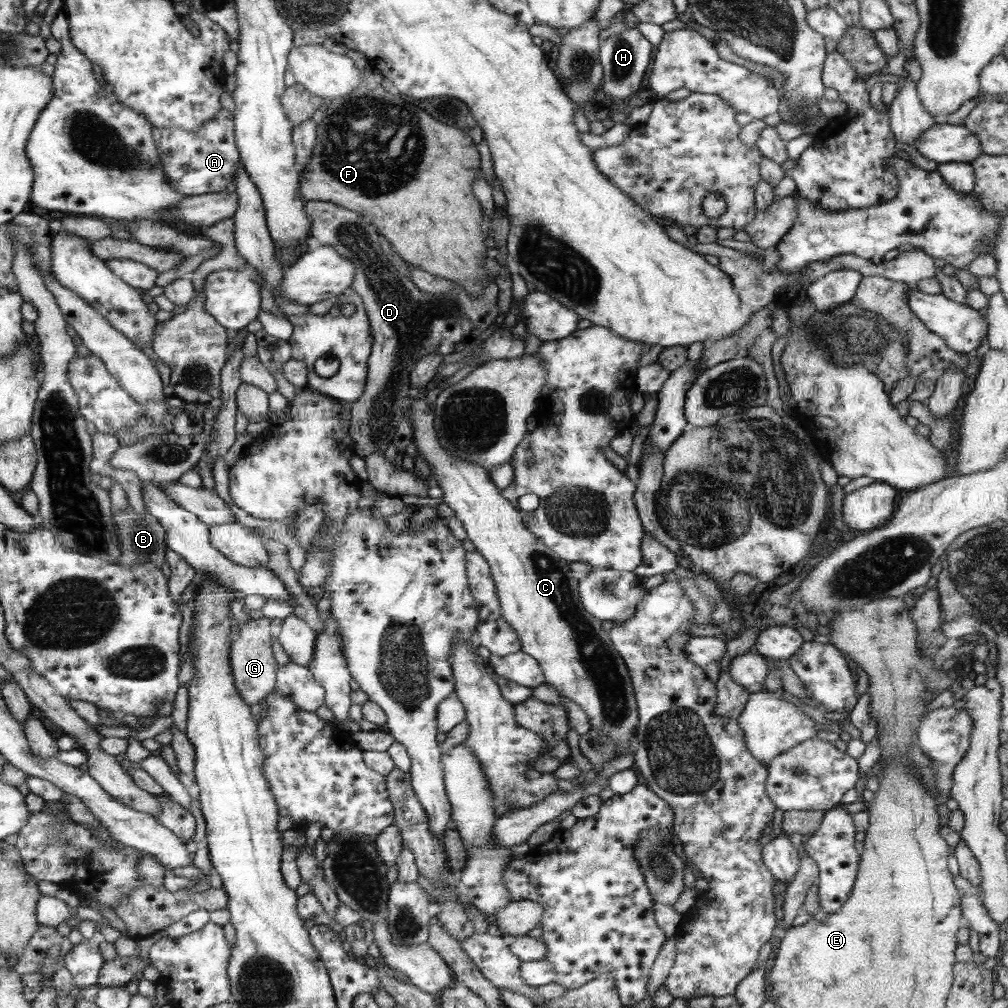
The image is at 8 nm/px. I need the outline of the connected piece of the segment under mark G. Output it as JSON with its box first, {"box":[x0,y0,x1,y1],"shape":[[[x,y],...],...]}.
{"box":[230,617,280,704],"shape":[[[266,617],[251,619],[246,623],[236,624],[236,638],[232,638],[232,646],[230,647],[230,665],[234,680],[236,681],[238,692],[241,697],[246,701],[246,704],[258,704],[262,698],[266,698],[272,690],[274,684],[277,684],[277,669],[280,667],[274,655],[272,654],[272,634],[271,629],[273,626],[270,619]]]}

